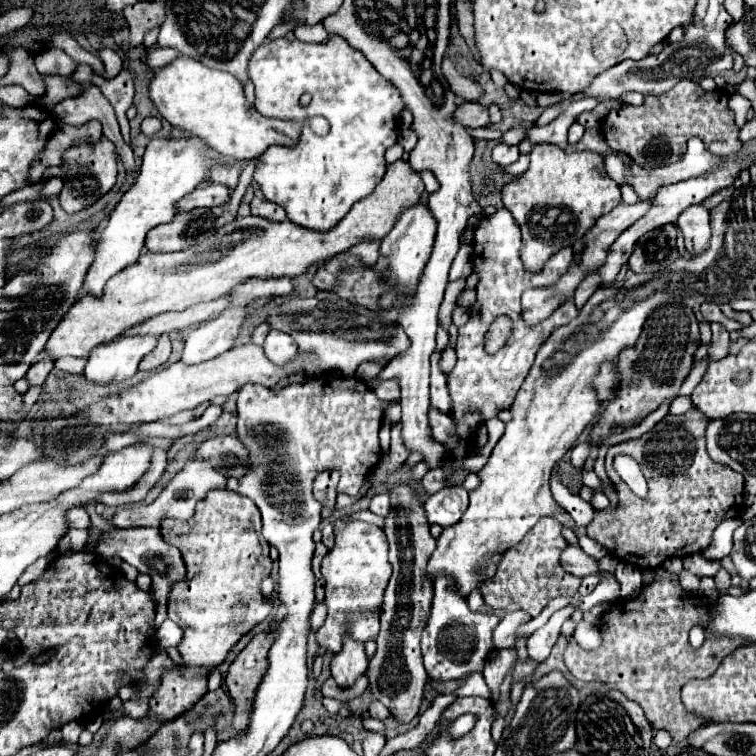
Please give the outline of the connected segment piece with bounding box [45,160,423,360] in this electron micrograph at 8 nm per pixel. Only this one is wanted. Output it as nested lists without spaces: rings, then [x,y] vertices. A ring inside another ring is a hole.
[[[397,160],[387,166],[383,180],[377,184],[373,194],[353,204],[347,216],[327,232],[313,232],[311,228],[303,228],[291,220],[271,222],[261,216],[245,216],[219,228],[207,242],[191,246],[183,252],[145,252],[135,264],[109,280],[101,300],[83,296],[79,302],[75,302],[65,314],[65,320],[61,320],[61,324],[49,336],[45,350],[53,360],[63,356],[87,356],[95,346],[115,340],[125,328],[135,326],[145,318],[169,310],[185,310],[197,302],[215,300],[251,278],[293,280],[303,276],[309,266],[317,262],[329,262],[359,242],[381,240],[387,236],[389,228],[393,226],[393,216],[401,212],[401,204],[413,204],[413,200],[419,200],[421,192],[423,182],[419,174],[413,172],[405,160]]]

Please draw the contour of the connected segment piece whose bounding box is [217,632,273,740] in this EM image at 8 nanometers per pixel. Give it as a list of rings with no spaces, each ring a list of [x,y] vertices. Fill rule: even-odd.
[[[273,632],[257,634],[231,662],[225,676],[225,686],[233,700],[237,700],[237,712],[231,726],[225,728],[225,732],[221,732],[217,740],[229,740],[229,736],[237,736],[237,732],[245,728],[245,720],[249,720],[249,704],[253,704],[253,692],[257,690],[257,684],[265,674],[265,664],[269,664],[269,644],[273,644]]]

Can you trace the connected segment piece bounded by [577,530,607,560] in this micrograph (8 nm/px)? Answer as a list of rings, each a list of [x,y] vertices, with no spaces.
[[[585,530],[577,532],[577,538],[579,538],[579,546],[583,548],[585,554],[589,554],[589,556],[597,556],[597,560],[601,560],[601,558],[607,554],[607,550],[605,550],[599,542],[595,542],[595,540],[591,540],[589,536],[585,536]]]

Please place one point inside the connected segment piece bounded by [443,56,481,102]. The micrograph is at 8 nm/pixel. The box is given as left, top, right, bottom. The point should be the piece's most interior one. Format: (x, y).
(464, 87)

